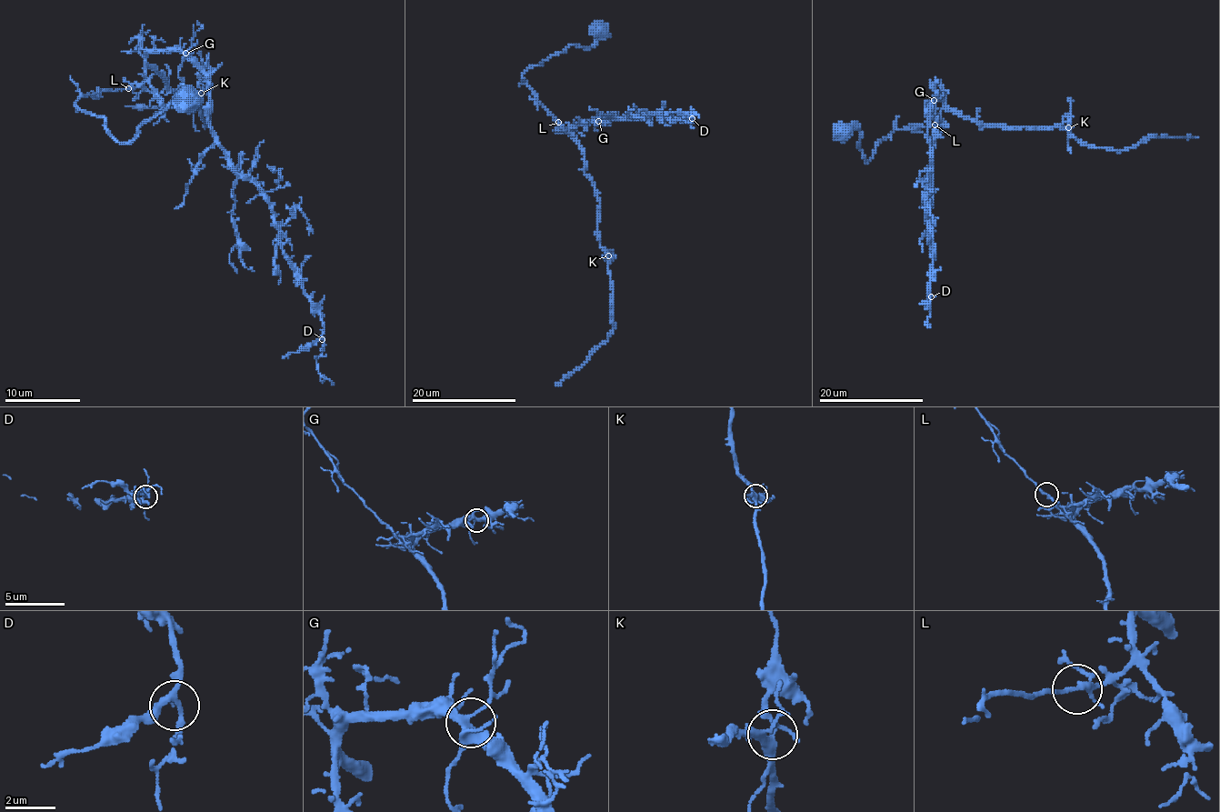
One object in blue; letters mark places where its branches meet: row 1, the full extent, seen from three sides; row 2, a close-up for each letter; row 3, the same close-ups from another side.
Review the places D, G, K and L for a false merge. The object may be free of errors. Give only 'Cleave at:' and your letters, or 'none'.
Cleave at: none

